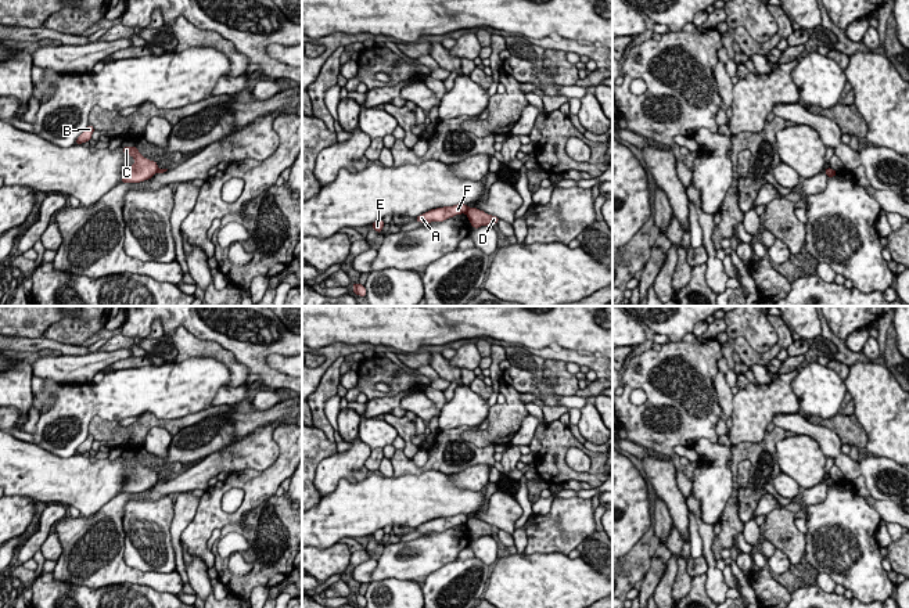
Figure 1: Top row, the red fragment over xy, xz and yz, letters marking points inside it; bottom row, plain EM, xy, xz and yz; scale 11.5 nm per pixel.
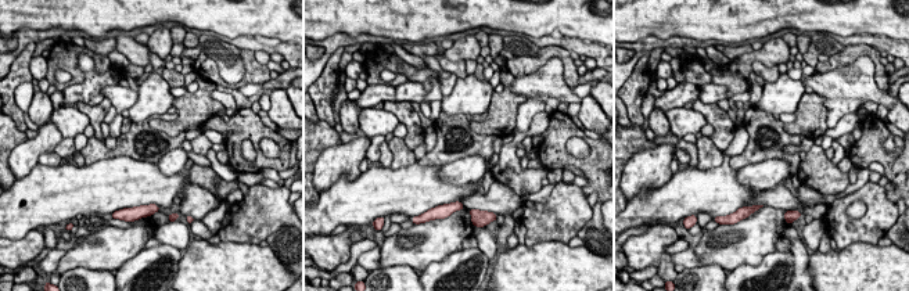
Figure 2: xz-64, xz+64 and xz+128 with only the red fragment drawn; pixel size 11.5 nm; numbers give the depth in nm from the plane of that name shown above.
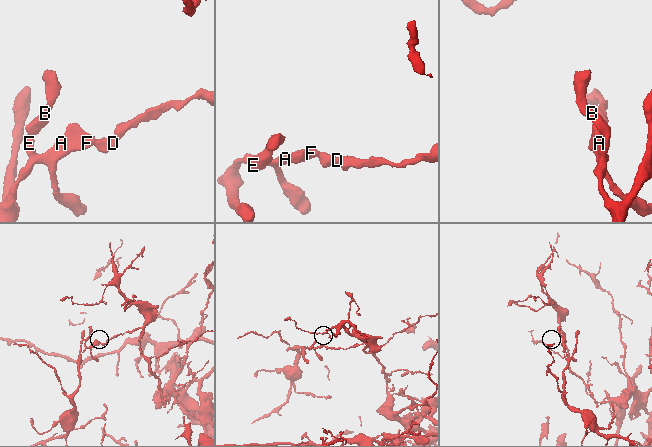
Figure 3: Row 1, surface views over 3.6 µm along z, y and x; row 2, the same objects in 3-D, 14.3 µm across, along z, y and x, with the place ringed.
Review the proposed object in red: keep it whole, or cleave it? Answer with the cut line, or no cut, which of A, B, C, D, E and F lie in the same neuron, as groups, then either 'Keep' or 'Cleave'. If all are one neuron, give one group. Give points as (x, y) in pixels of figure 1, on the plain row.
Split along xz (469, 518), (466, 524). Groups: A B C E F / D. Cleave

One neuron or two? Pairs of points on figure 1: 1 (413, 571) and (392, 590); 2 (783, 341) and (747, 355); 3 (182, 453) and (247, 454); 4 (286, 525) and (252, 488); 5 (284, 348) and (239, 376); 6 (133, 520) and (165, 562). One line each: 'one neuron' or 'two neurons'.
1: two neurons
2: one neuron
3: two neurons
4: two neurons
5: two neurons
6: one neuron

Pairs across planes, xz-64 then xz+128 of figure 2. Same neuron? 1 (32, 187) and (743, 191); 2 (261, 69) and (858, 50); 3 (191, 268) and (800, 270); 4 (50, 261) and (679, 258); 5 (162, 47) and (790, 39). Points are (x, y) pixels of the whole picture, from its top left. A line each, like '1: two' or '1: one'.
1: one
2: one
3: two
4: one
5: two

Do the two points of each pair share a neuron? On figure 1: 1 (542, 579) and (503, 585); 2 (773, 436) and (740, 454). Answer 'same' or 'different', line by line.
1: same
2: same

